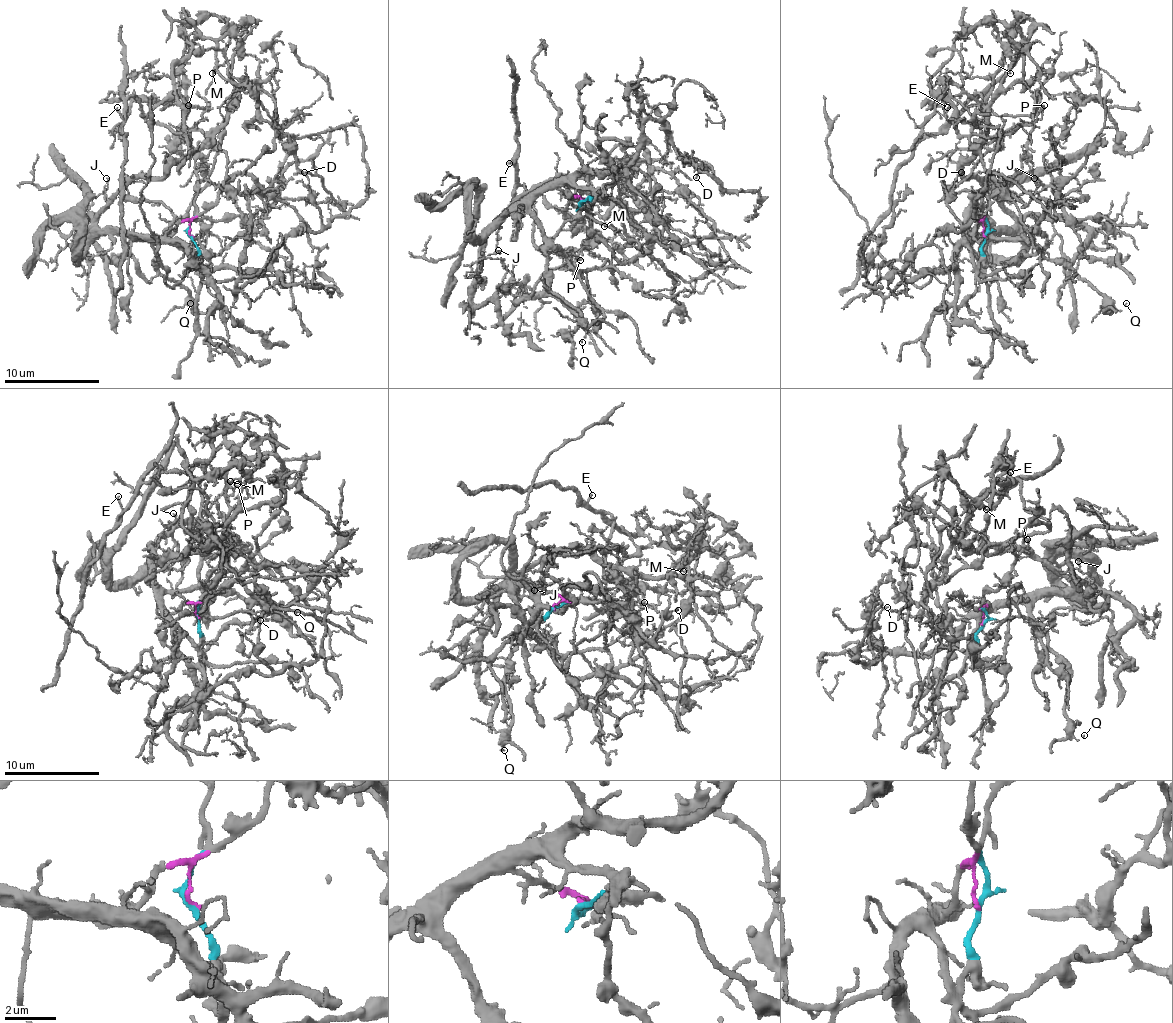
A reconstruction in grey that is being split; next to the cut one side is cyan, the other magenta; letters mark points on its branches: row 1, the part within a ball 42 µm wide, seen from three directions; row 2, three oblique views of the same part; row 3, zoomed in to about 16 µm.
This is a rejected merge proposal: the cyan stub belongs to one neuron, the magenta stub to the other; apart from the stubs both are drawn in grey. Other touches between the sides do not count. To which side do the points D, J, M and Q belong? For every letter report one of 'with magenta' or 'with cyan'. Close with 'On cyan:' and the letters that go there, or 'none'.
D: with magenta
J: with magenta
M: with magenta
Q: with magenta
On cyan: none

